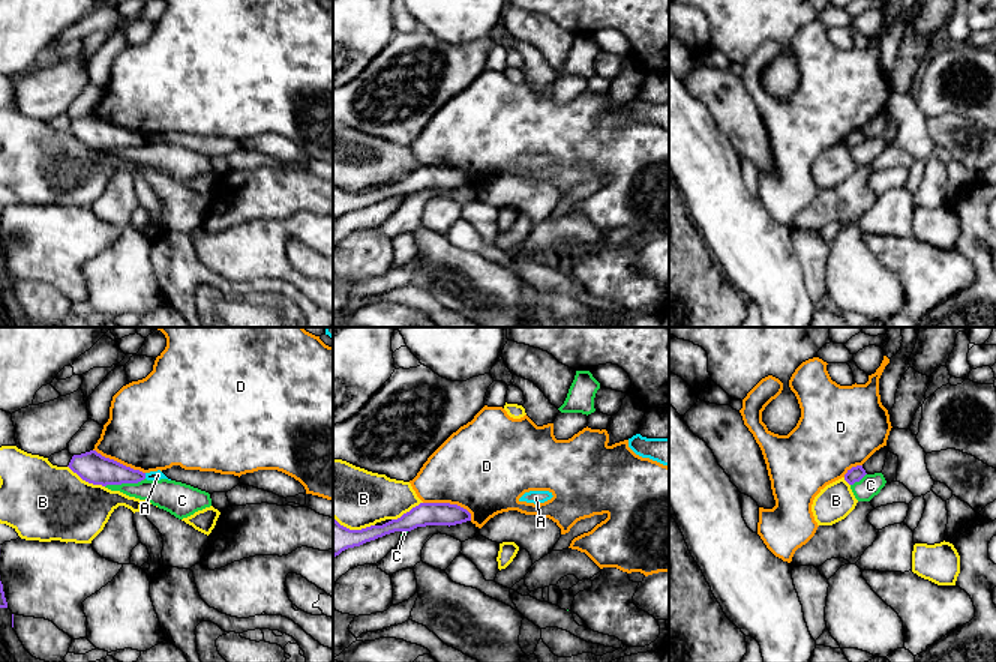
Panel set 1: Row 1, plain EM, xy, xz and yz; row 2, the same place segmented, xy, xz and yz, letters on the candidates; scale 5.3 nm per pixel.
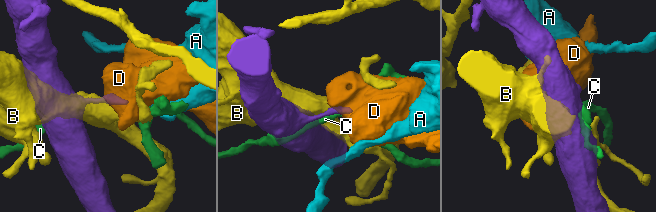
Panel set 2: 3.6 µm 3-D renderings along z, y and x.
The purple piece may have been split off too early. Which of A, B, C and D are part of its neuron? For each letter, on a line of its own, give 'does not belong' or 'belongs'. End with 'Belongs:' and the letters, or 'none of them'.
A: does not belong
B: does not belong
C: does not belong
D: does not belong
Belongs: none of them

